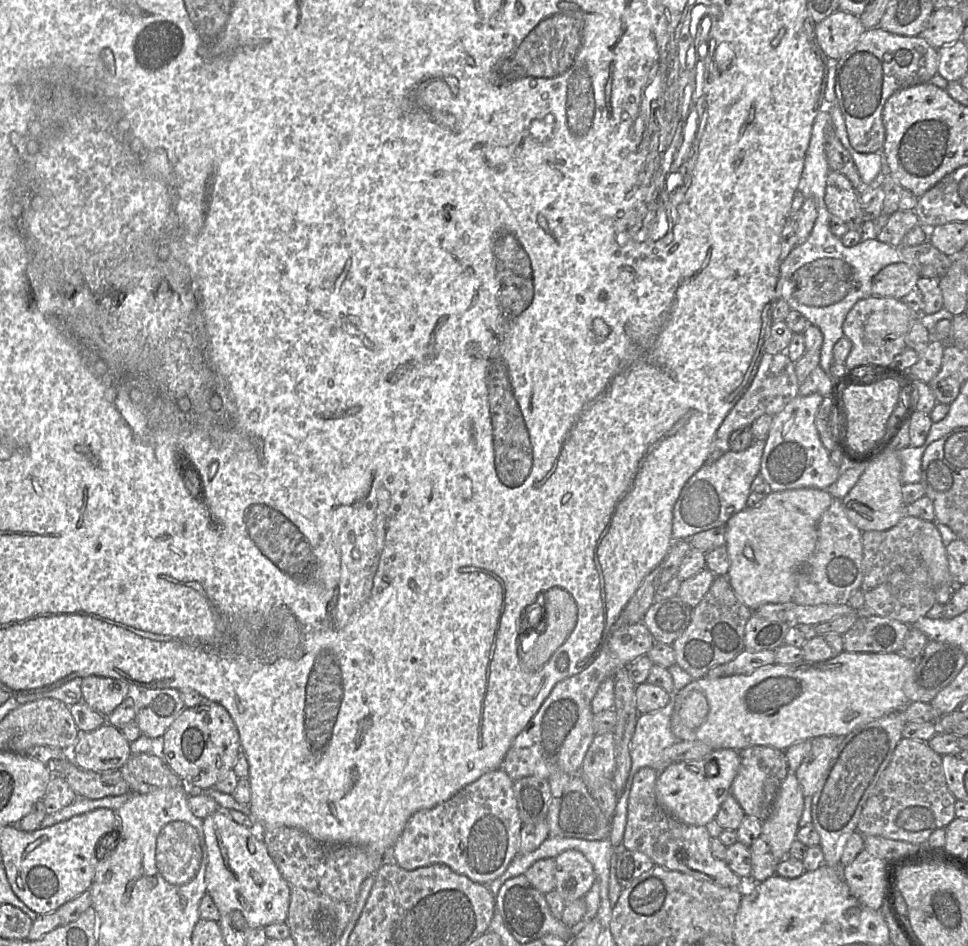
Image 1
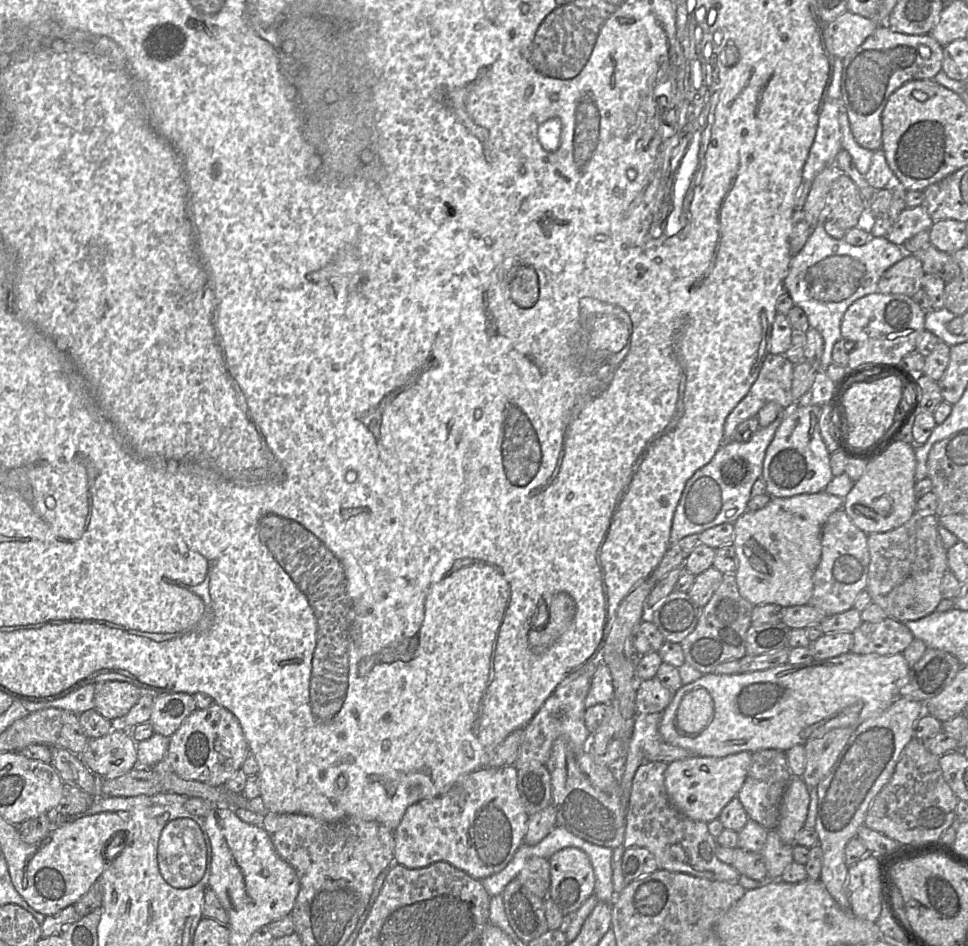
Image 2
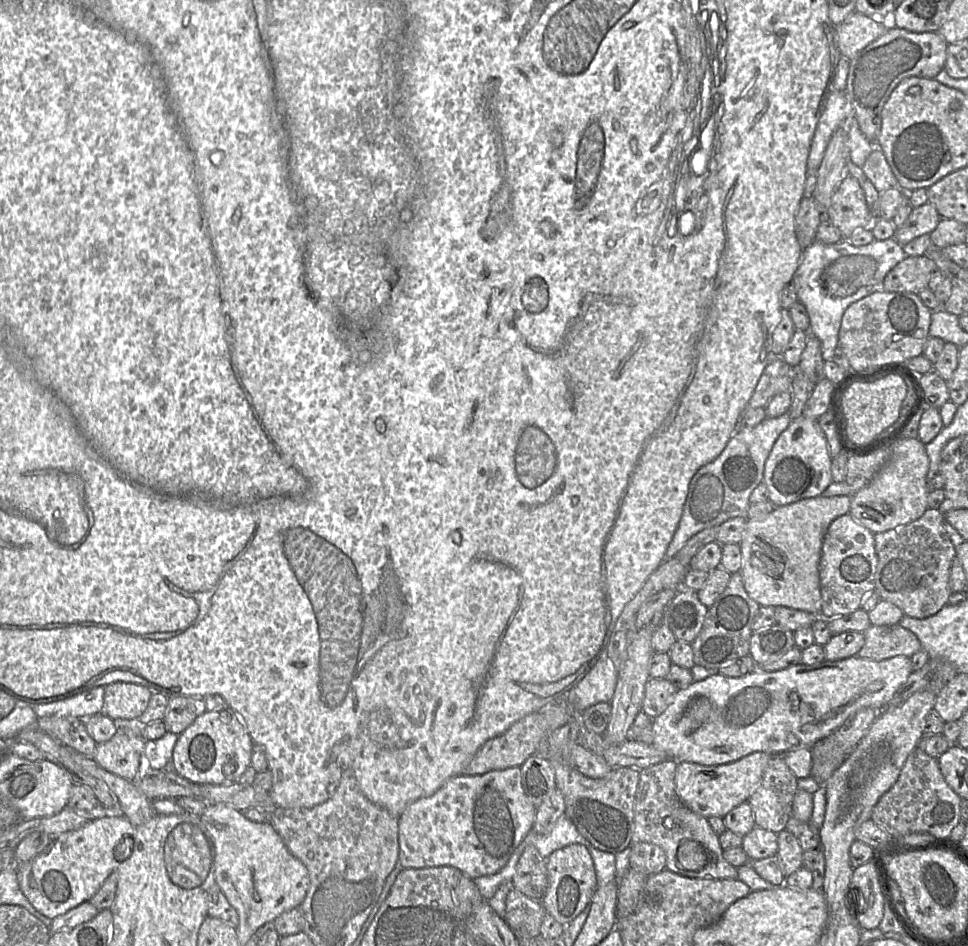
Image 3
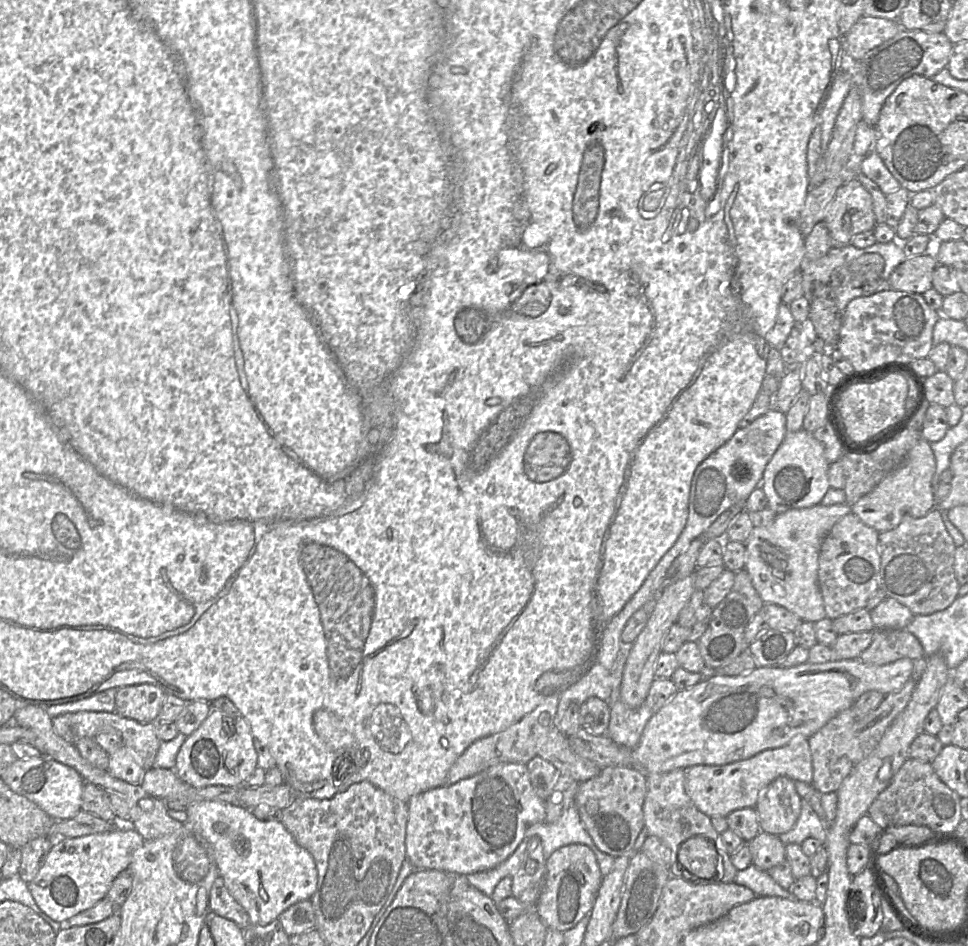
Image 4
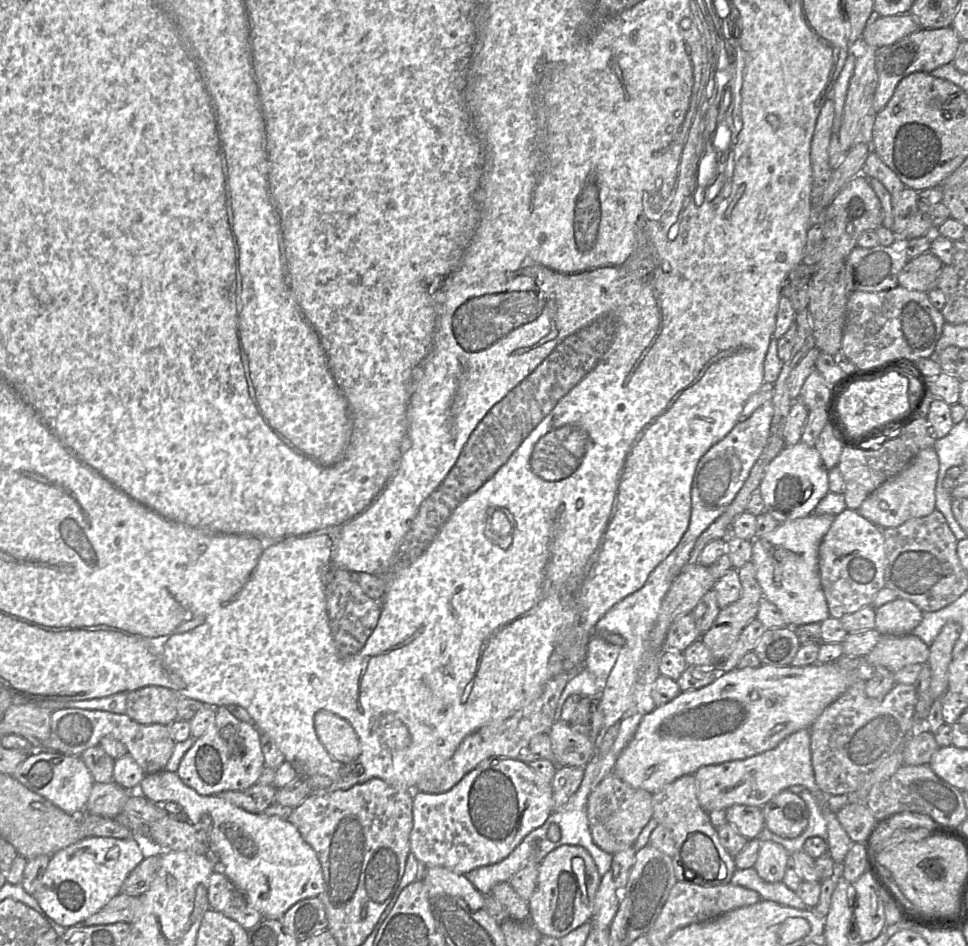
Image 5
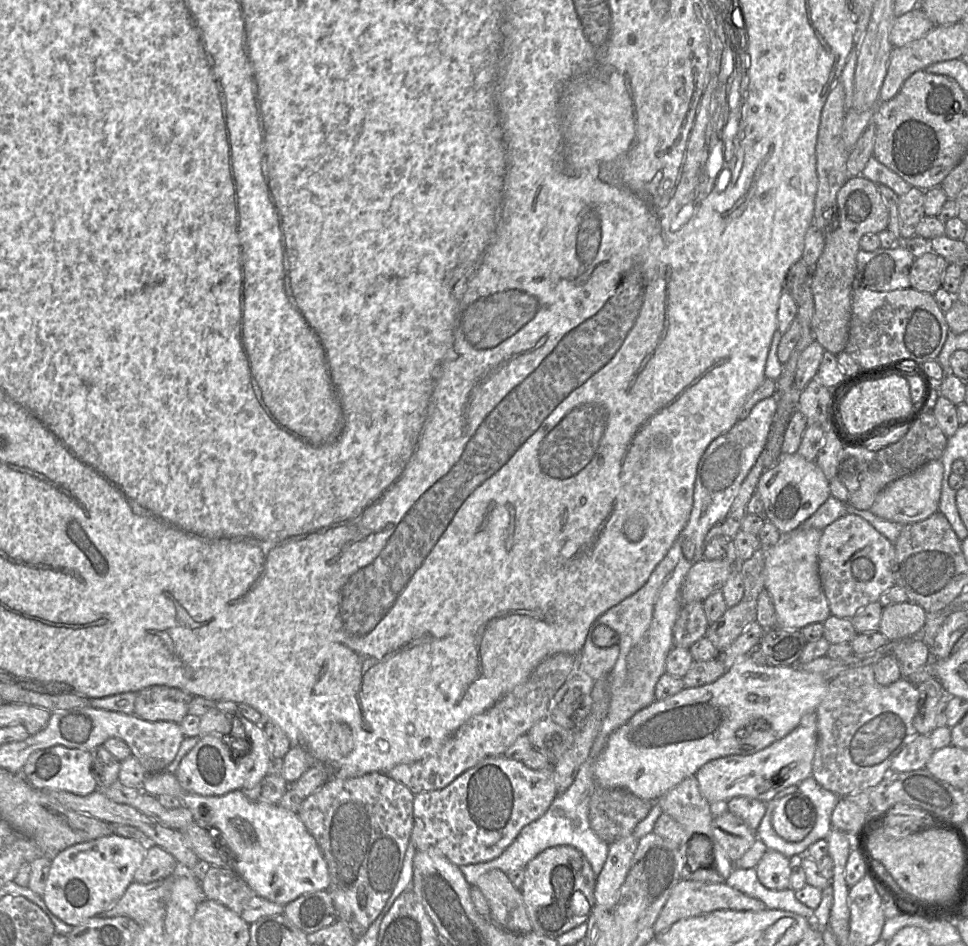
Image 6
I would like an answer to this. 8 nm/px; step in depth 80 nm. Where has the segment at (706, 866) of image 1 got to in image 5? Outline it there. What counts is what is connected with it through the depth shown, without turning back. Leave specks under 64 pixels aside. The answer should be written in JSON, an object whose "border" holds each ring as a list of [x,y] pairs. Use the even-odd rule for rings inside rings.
{"border":[[[684,775],[662,787],[658,792],[652,795],[652,806],[652,818],[654,818],[658,824],[662,825],[669,831],[674,841],[675,849],[672,860],[674,873],[677,881],[685,881],[705,887],[727,884],[731,881],[731,878],[735,870],[737,869],[734,862],[734,857],[732,857],[722,846],[717,830],[711,823],[709,813],[701,807],[698,801],[696,781],[694,775]],[[693,833],[703,833],[713,841],[715,848],[717,849],[721,865],[720,874],[716,879],[704,879],[703,877],[695,874],[694,871],[689,869],[683,863],[680,855],[680,850],[683,843]]]}

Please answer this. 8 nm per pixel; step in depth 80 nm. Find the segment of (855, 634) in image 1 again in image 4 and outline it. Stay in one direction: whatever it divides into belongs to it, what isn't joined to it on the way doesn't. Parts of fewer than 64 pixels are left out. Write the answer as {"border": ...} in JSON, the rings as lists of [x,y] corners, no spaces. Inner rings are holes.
{"border":[[[874,629],[871,644],[859,655],[862,662],[873,665],[923,657],[925,653],[918,639],[904,629]]]}

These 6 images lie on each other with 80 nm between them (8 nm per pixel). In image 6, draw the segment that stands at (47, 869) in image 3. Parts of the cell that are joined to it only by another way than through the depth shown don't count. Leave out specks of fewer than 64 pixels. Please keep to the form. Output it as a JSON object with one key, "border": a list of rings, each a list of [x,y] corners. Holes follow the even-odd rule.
{"border":[[[115,834],[69,847],[53,859],[42,898],[53,915],[71,927],[78,926],[101,915],[124,895],[147,852],[138,841]]]}

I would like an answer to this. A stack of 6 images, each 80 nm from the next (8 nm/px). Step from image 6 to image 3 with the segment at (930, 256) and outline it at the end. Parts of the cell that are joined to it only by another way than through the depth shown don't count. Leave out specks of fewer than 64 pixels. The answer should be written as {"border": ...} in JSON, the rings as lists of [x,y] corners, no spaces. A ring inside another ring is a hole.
{"border":[[[926,255],[907,256],[899,262],[884,278],[885,292],[919,294],[928,288],[930,275],[936,265]]]}

